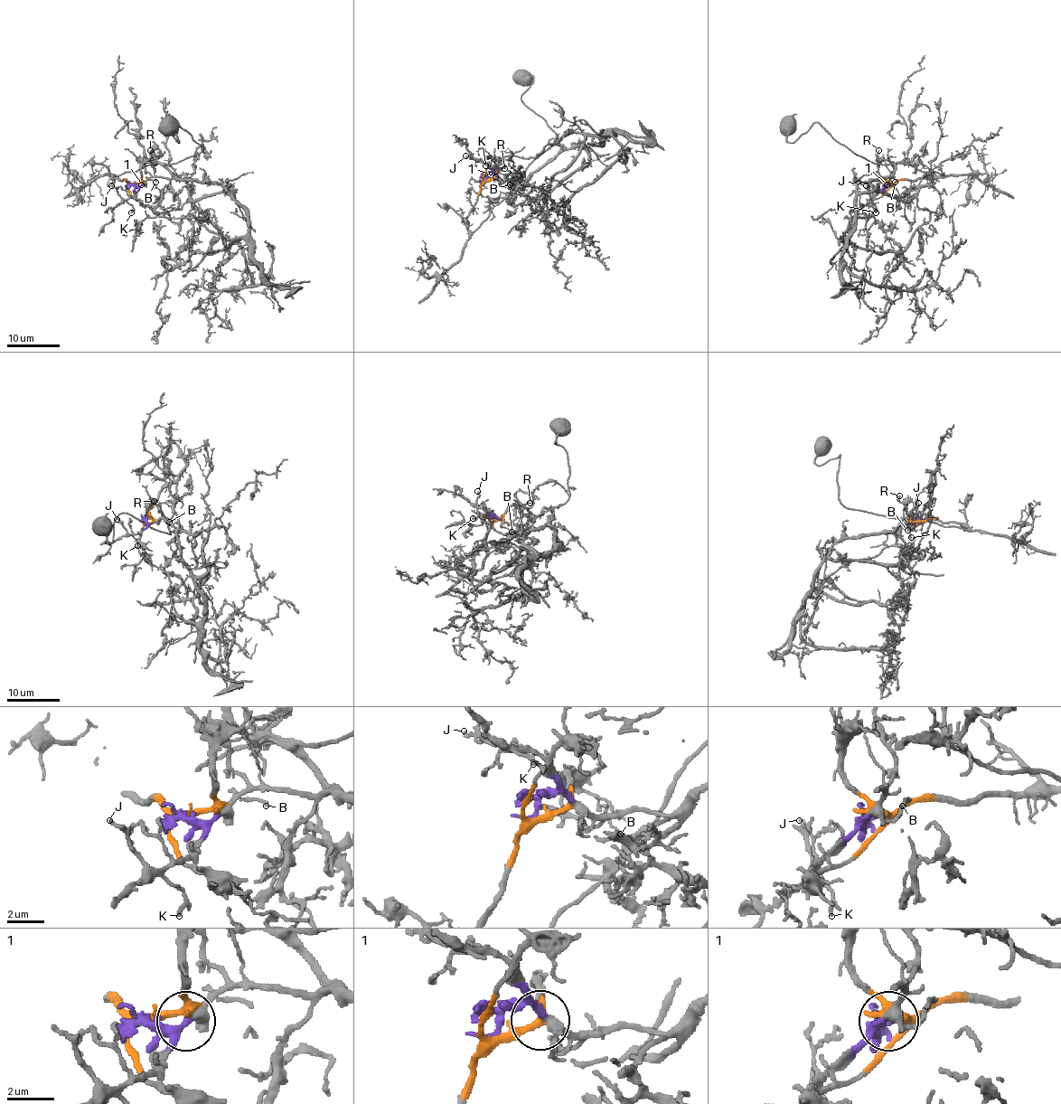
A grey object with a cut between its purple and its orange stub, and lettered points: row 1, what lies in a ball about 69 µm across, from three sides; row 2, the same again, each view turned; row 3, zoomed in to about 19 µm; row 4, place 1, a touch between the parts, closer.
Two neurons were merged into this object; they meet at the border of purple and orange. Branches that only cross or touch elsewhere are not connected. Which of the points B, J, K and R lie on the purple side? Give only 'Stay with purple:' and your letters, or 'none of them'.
Stay with purple: B, J, K

